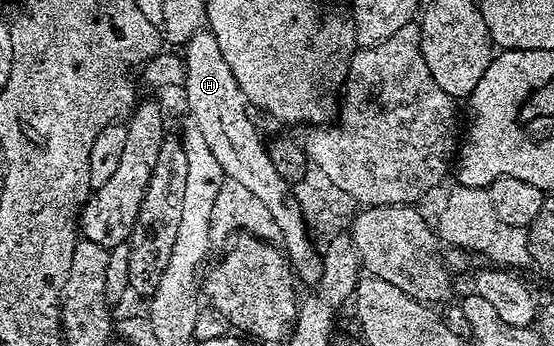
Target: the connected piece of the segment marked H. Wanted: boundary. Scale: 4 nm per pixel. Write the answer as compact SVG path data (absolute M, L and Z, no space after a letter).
M203 28L190 36L182 47L184 60L184 85L182 93L188 101L188 114L191 125L202 132L210 152L214 152L214 160L222 164L225 179L244 185L274 216L274 224L278 224L279 245L282 247L293 275L308 288L315 288L322 280L321 251L312 243L313 235L309 225L295 200L290 184L278 176L273 162L268 155L265 139L260 139L256 131L256 122L248 115L250 103L244 97L242 88L238 88L238 80L234 80L234 72L230 72L230 64L222 60L222 48L218 48L218 40L214 40L212 31Z

